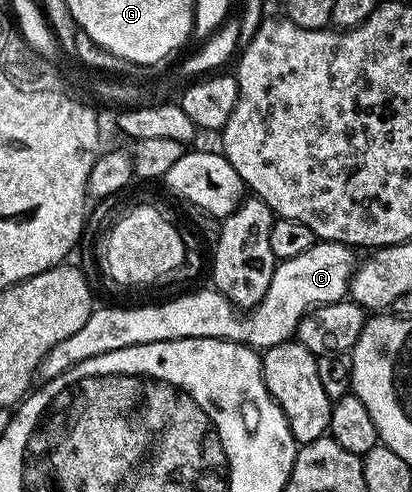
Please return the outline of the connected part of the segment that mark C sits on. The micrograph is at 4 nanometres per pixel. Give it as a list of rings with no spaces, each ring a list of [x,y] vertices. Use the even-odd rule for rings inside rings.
[[[317,241],[306,253],[290,257],[290,261],[277,262],[270,277],[270,289],[266,297],[248,310],[240,310],[221,291],[192,291],[165,303],[148,303],[145,307],[100,307],[90,313],[86,325],[78,333],[58,341],[46,357],[42,357],[38,372],[47,381],[66,373],[74,365],[114,349],[126,349],[130,345],[142,345],[171,339],[229,339],[232,343],[244,343],[253,349],[267,349],[279,343],[289,342],[295,336],[296,327],[304,314],[314,307],[337,303],[348,295],[348,283],[358,266],[358,258],[347,243]]]

